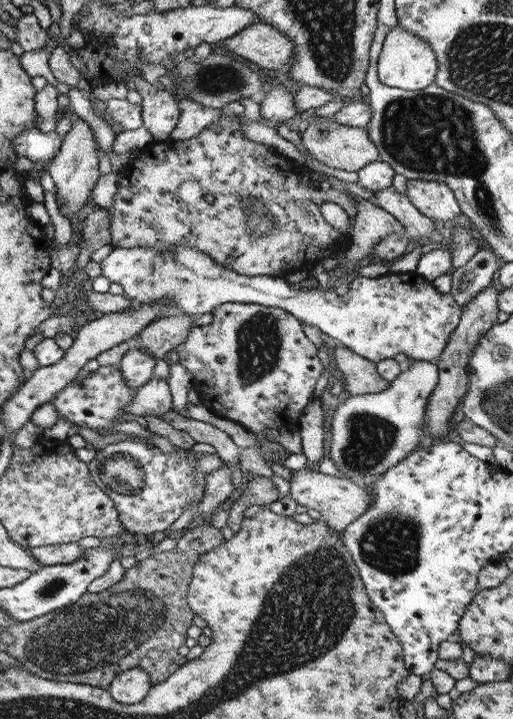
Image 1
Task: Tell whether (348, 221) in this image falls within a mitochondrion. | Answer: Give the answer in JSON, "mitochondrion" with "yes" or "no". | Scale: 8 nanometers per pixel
{"mitochondrion":"no"}

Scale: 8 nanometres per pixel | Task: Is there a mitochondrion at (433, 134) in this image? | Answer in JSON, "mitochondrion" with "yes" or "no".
{"mitochondrion":"yes"}

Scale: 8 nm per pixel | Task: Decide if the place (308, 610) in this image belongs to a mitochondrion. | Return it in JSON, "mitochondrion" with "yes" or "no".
{"mitochondrion":"yes"}

